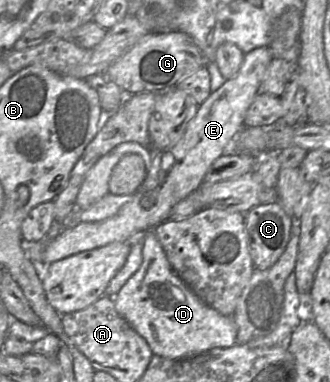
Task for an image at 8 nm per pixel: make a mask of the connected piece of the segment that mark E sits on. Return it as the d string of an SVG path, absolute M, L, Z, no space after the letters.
M268 46L255 48L244 55L244 60L238 73L227 79L226 82L199 105L198 111L188 123L183 137L170 149L150 150L152 166L147 176L132 195L132 200L124 204L113 216L97 222L77 222L72 226L66 226L54 239L50 240L43 251L43 264L45 266L64 259L82 251L99 248L112 242L130 242L142 235L147 230L153 230L158 224L167 220L172 208L181 200L187 198L203 183L204 177L212 163L225 151L231 150L234 137L245 127L246 112L255 96L261 91L261 83L273 57Z

